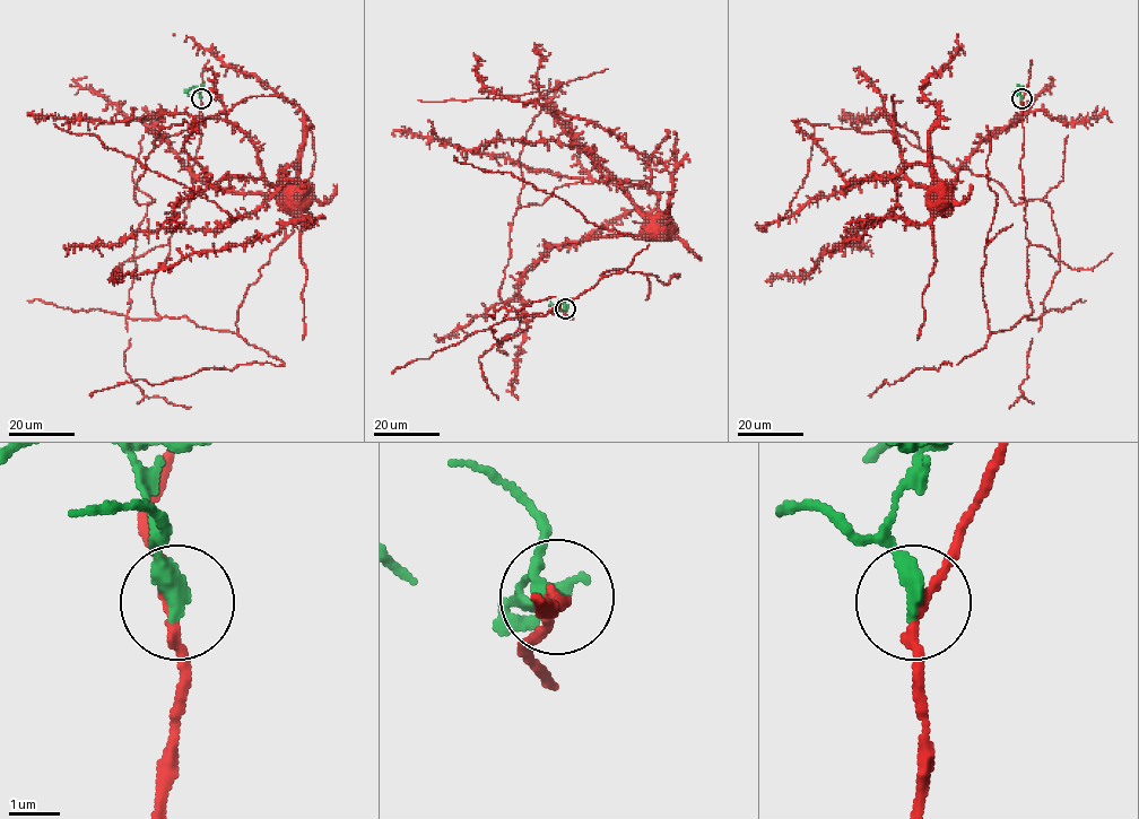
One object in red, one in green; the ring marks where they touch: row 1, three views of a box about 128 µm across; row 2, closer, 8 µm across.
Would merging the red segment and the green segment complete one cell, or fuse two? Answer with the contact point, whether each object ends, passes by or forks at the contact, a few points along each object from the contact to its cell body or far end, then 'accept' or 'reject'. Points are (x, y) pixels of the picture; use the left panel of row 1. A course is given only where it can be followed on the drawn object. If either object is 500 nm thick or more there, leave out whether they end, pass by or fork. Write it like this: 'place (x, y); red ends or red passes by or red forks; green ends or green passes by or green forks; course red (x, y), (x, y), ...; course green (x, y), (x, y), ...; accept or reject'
place (201, 98); red passes by; green ends; course red (201, 97), (161, 317), (125, 316), (155, 199), (133, 186), (165, 137), (226, 113), (296, 191); course green (201, 97), (196, 87), (188, 92), (189, 95); reject

